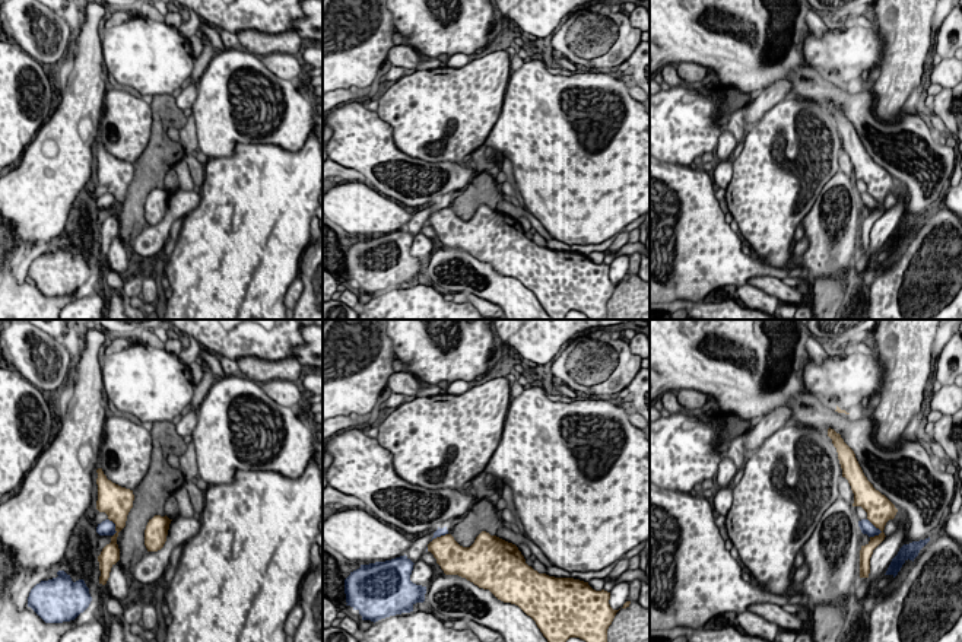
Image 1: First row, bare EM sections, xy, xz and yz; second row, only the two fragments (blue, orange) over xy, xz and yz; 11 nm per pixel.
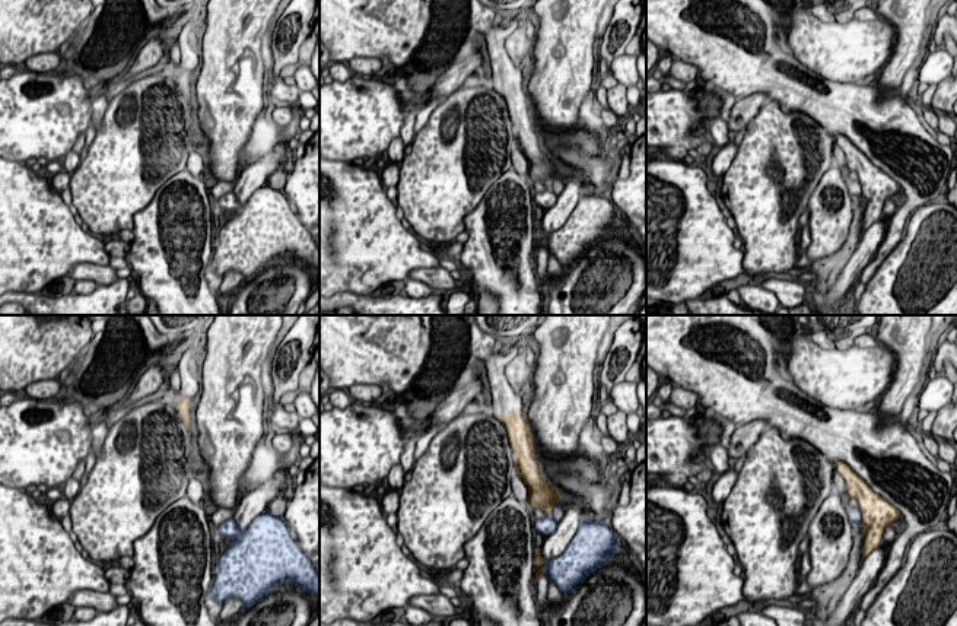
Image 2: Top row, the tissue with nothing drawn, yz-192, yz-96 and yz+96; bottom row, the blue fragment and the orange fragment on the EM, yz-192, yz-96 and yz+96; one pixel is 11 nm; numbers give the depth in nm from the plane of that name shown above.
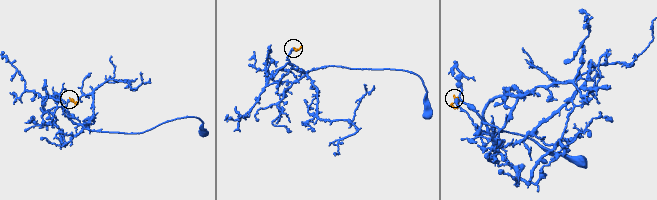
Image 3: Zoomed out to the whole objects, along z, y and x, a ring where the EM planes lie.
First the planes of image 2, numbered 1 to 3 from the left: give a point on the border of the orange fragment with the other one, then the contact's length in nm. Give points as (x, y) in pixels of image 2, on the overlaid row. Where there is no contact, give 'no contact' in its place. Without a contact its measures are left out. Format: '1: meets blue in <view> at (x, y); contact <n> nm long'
1: no contact
2: meets blue in yz-96 at (544, 571); contact 70 nm long
3: meets blue in yz+96 at (861, 517); contact 220 nm long

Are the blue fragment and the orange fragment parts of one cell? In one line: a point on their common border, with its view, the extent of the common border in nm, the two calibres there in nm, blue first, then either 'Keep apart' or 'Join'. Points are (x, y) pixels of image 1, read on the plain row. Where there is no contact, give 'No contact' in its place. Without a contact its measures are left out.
Touches blue at yz (875, 200). Shared border 240 nm. Thickness 140 nm (blue) against 300 nm. Keep apart

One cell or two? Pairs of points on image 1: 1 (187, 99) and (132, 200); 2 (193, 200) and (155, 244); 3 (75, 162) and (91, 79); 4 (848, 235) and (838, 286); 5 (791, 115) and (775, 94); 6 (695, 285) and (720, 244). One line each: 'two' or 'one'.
1: two
2: one
3: one
4: two
5: two
6: one

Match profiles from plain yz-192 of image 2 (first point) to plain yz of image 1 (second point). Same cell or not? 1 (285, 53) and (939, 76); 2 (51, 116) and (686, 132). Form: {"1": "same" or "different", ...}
{"1": "different", "2": "same"}

